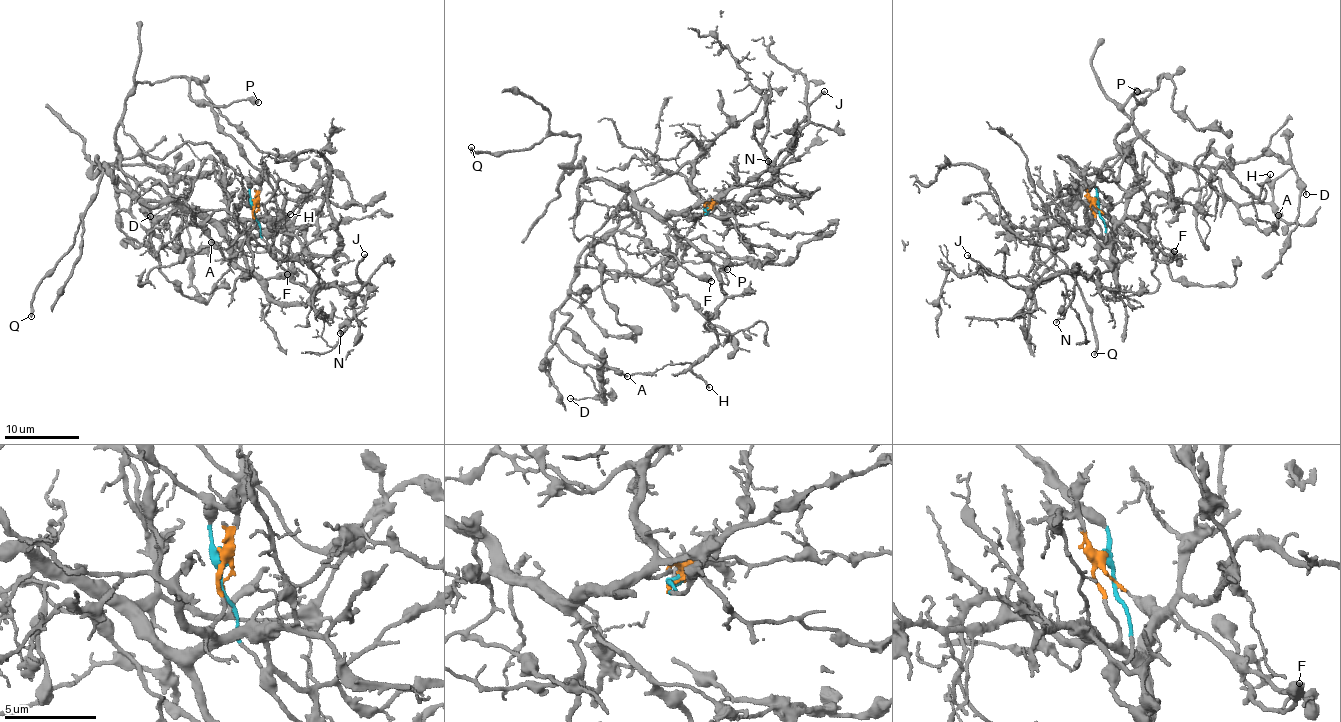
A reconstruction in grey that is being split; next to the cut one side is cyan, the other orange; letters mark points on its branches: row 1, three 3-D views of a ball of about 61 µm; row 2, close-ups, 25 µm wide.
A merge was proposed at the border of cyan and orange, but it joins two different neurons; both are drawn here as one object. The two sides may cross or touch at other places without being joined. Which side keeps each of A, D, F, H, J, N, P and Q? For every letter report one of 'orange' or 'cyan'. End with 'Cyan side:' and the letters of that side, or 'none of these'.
A: cyan
D: cyan
F: cyan
H: orange
J: orange
N: orange
P: cyan
Q: orange
Cyan side: A, D, F, P

